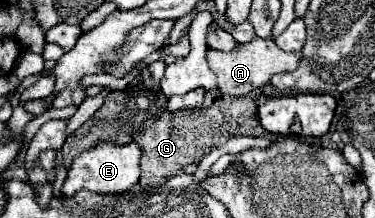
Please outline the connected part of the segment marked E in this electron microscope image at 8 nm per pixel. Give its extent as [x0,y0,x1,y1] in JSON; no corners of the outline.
[61,143,141,197]

